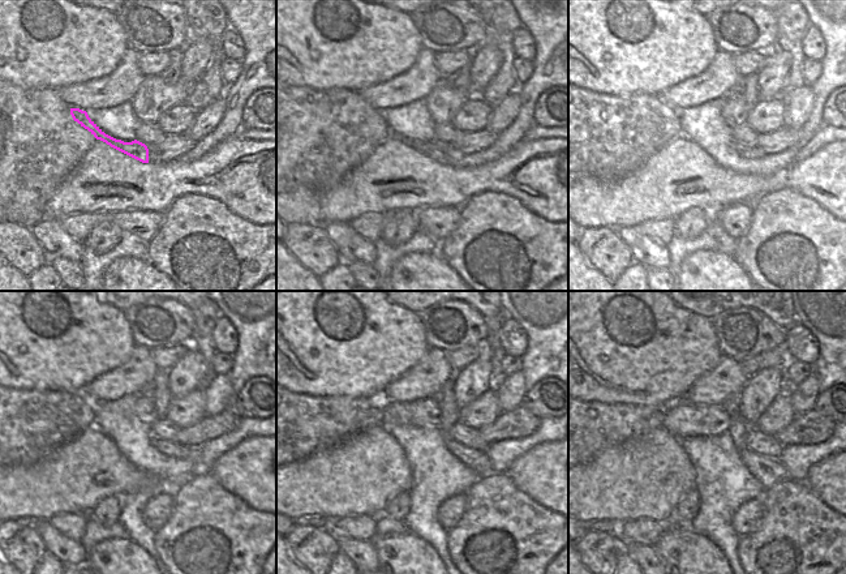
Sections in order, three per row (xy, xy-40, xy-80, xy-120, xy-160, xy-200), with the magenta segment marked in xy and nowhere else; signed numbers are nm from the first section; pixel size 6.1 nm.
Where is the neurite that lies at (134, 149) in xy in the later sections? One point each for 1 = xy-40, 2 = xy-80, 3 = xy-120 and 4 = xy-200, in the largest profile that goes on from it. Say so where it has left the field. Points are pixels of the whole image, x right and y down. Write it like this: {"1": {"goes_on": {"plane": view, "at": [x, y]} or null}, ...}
{"1": {"goes_on": {"plane": "xy-40", "at": [438, 151]}}, "2": {"goes_on": {"plane": "xy-80", "at": [747, 153]}}, "3": {"goes_on": {"plane": "xy-120", "at": [170, 449]}}, "4": {"goes_on": {"plane": "xy-200", "at": [768, 471]}}}

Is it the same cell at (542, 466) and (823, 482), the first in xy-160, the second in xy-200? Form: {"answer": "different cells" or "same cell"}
{"answer": "same cell"}

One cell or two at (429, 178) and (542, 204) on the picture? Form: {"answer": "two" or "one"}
{"answer": "one"}

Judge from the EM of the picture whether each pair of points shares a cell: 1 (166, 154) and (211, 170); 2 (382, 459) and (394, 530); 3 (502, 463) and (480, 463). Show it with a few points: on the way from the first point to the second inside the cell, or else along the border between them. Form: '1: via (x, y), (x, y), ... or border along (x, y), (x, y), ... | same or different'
1: border along (177, 158), (170, 162), (149, 163) | different
2: border along (382, 514), (376, 518) | different
3: border along (484, 453), (493, 472) | different

